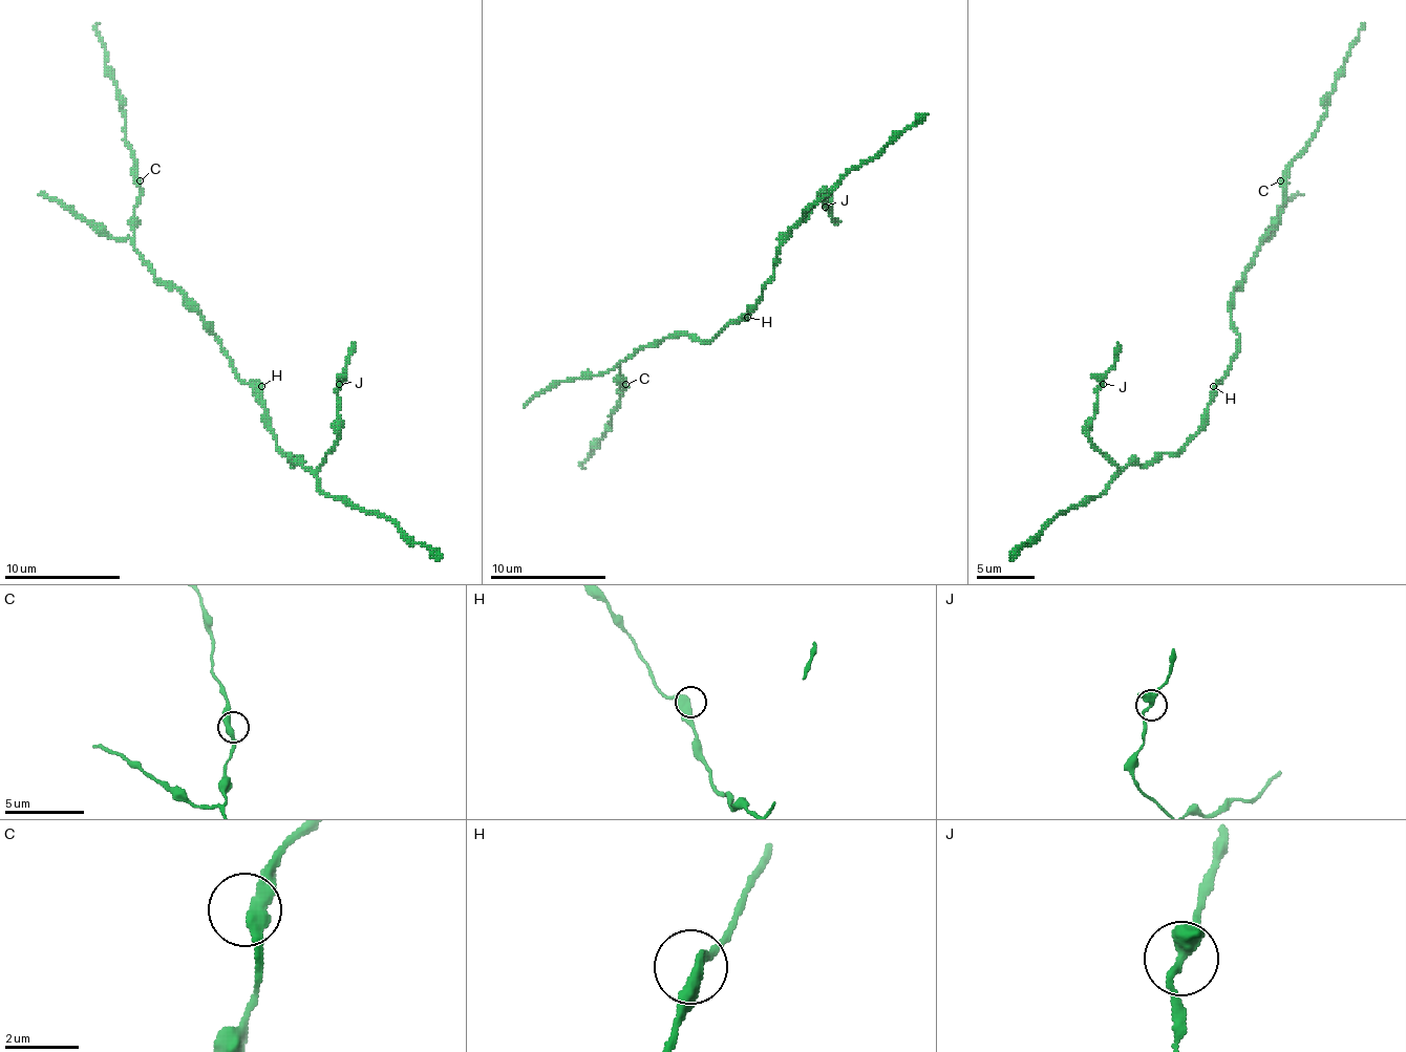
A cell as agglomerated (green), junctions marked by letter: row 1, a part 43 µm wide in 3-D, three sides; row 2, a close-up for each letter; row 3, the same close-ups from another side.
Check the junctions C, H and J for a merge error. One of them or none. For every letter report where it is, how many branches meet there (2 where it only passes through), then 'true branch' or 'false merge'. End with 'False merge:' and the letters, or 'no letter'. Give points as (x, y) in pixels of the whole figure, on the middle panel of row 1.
C: at (625, 384); 2 branches meet; true branch
H: at (747, 317); 2 branches meet; true branch
J: at (825, 207); 2 branches meet; true branch
False merge: no letter

